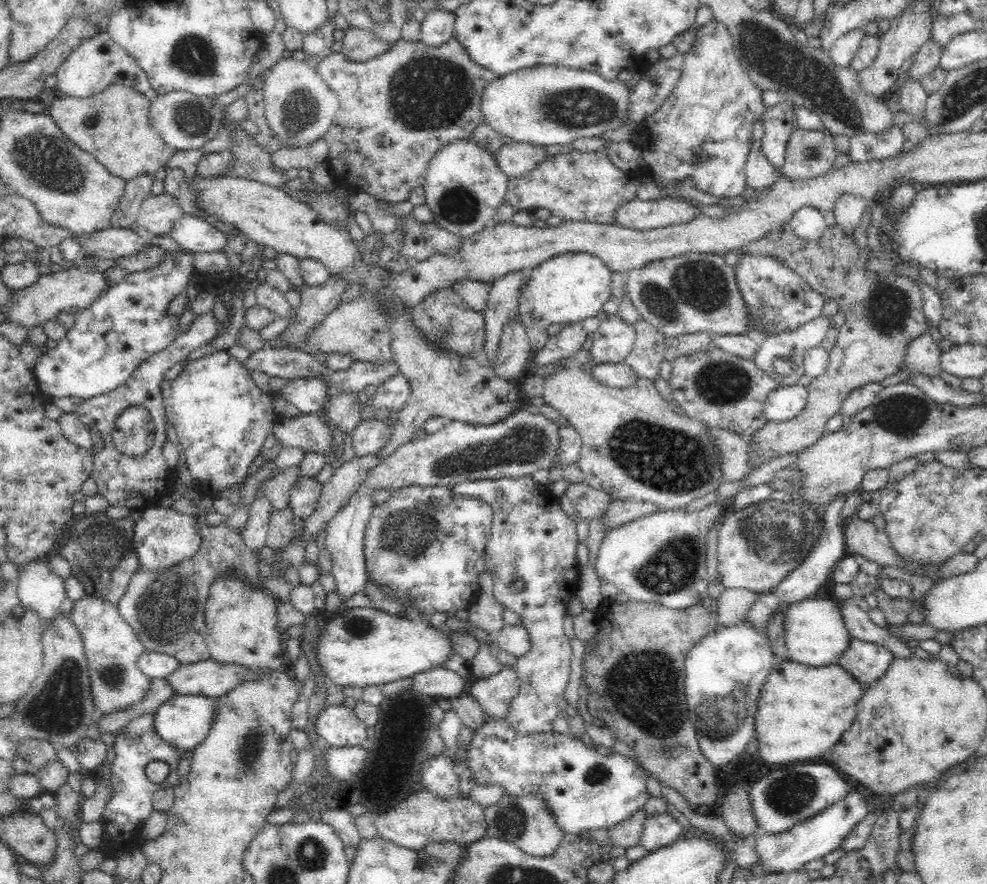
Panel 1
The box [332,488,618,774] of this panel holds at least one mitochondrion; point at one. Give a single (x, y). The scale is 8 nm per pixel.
(412, 533)

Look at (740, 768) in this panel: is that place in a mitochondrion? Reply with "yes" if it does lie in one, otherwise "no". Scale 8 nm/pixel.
no

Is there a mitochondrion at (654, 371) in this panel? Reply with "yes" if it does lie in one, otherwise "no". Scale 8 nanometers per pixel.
no

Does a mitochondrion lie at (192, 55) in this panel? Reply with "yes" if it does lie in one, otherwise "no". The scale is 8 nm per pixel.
yes

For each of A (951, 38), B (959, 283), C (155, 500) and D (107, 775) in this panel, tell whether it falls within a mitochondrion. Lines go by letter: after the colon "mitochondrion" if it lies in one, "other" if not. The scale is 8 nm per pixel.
A: other
B: other
C: other
D: other

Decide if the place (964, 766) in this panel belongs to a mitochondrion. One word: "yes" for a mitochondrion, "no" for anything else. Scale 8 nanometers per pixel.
no

